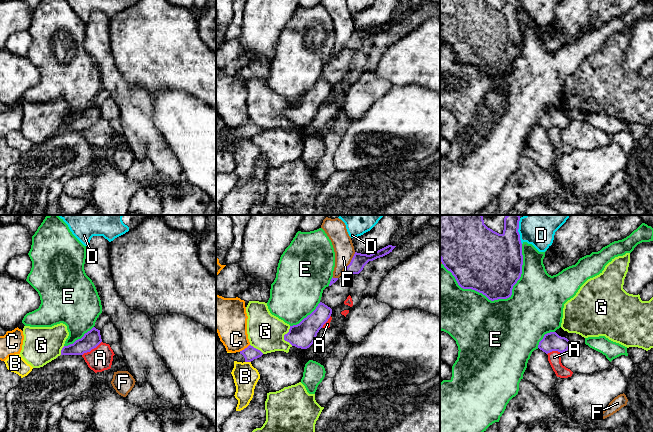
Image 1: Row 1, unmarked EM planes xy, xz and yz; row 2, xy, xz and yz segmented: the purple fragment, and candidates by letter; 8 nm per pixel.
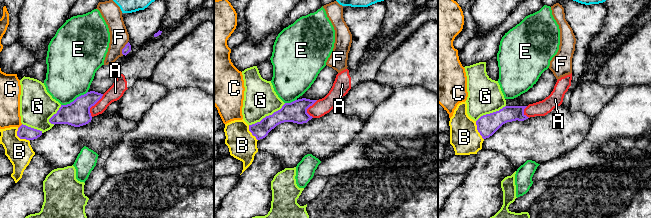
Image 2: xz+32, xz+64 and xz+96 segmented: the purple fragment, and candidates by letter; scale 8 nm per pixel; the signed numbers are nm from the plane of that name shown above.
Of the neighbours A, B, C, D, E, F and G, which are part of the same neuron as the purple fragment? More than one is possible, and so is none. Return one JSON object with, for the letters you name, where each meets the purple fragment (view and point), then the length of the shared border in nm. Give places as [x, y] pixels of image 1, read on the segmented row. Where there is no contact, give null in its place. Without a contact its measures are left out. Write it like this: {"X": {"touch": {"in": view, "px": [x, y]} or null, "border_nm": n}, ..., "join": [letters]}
{"join": []}

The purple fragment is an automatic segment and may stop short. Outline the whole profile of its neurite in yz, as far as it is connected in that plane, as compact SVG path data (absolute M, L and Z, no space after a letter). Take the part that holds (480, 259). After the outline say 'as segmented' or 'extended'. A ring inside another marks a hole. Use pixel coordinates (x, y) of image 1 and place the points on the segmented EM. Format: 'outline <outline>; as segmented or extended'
outline M440 215L440 259L461 288L482 293L491 301L511 297L523 265L519 221L519 215L496 215L493 218L482 215Z; extended

